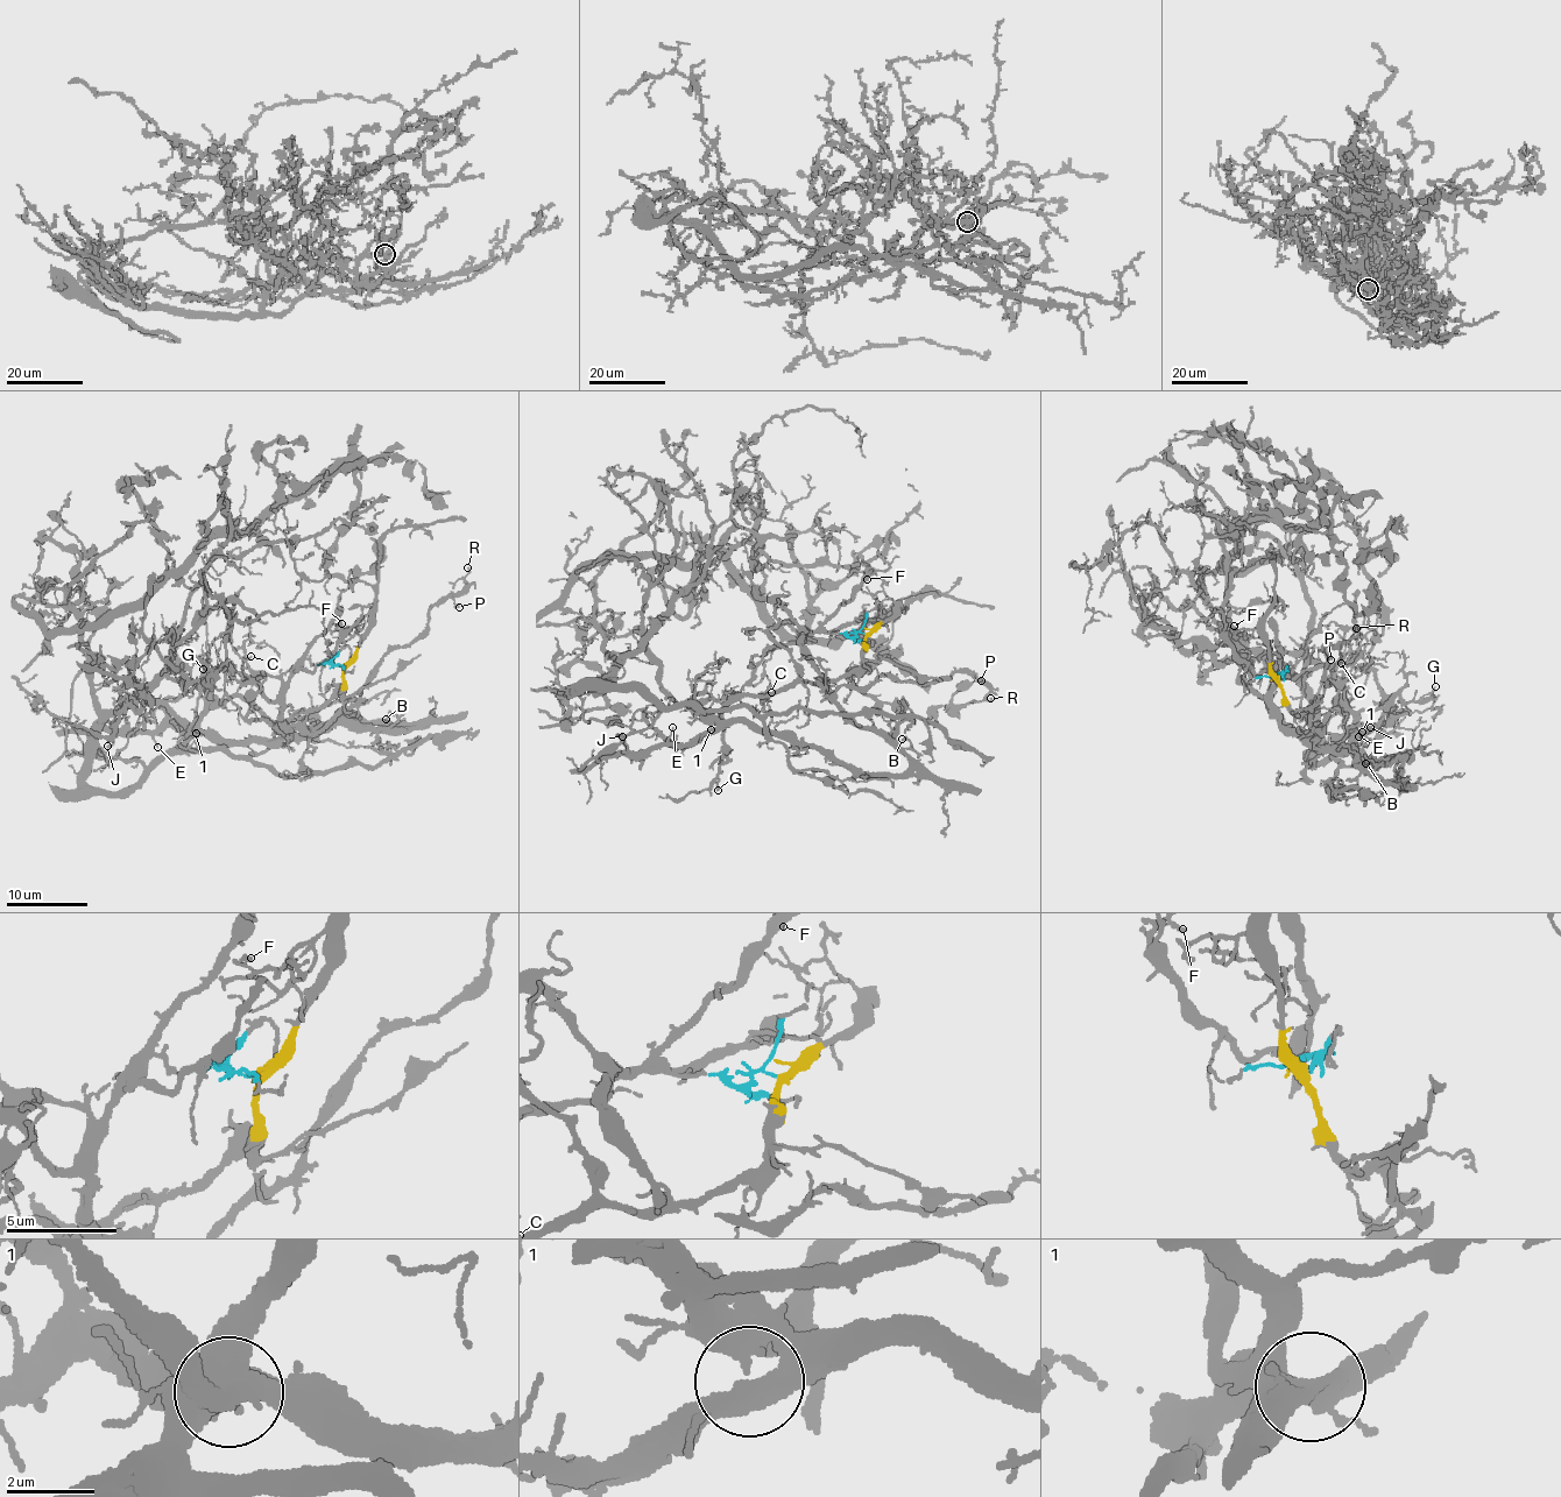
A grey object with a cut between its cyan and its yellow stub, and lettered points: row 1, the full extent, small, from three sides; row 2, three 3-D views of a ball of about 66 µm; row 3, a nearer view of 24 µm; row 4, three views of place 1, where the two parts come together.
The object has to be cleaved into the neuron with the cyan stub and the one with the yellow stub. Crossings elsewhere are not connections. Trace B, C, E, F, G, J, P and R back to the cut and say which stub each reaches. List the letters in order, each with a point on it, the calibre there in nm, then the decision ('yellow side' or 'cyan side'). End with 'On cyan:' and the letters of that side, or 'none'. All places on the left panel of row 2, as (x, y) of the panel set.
B: at (386, 719); 110 nm thick; cyan side
C: at (251, 656); 110 nm thick; yellow side
E: at (157, 747); 110 nm thick; cyan side
F: at (341, 623); 100 nm thick; cyan side
G: at (203, 669); 140 nm thick; yellow side
J: at (107, 746); 160 nm thick; cyan side
P: at (459, 607); 170 nm thick; cyan side
R: at (467, 567); 120 nm thick; cyan side
On cyan: B, E, F, J, P, R

